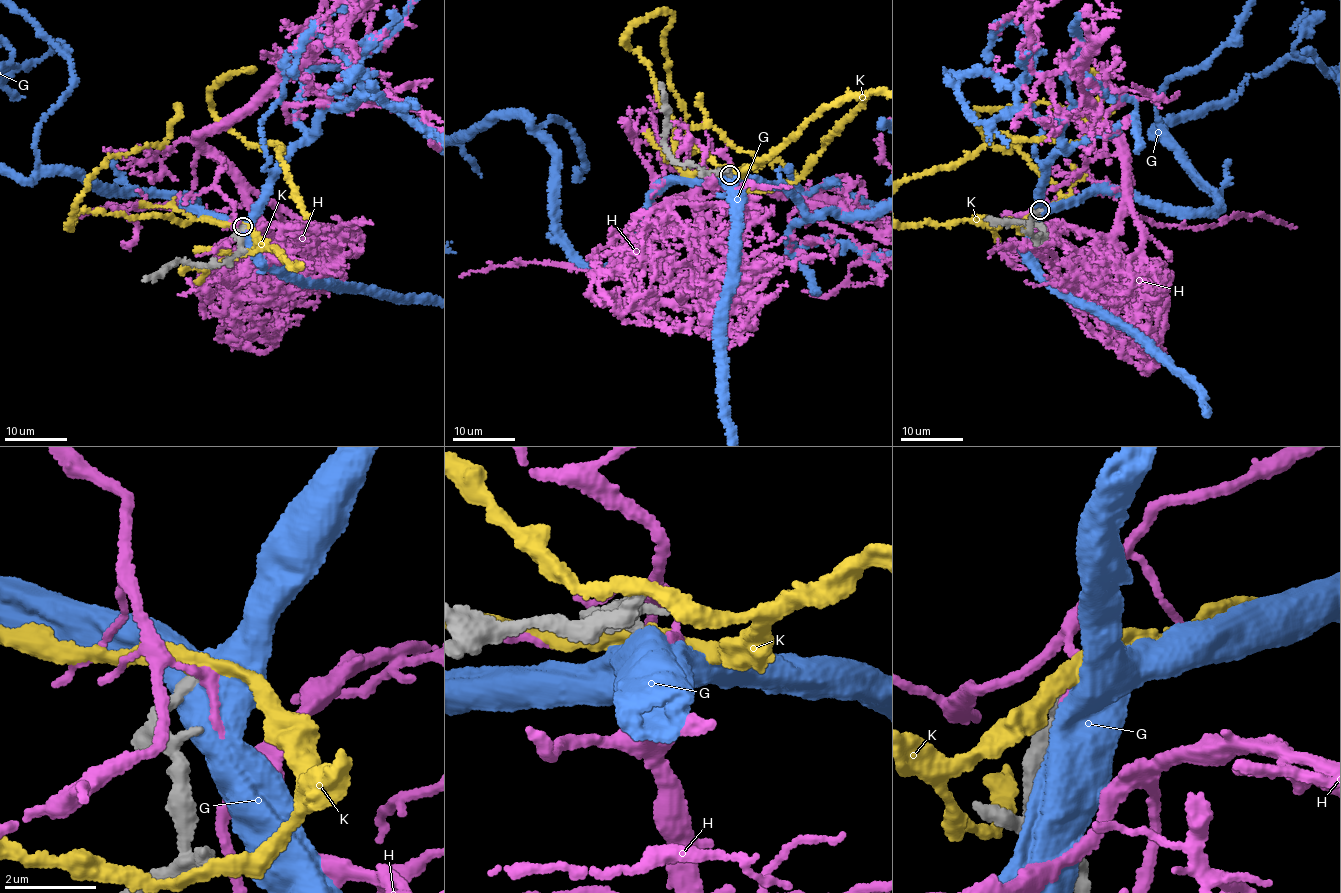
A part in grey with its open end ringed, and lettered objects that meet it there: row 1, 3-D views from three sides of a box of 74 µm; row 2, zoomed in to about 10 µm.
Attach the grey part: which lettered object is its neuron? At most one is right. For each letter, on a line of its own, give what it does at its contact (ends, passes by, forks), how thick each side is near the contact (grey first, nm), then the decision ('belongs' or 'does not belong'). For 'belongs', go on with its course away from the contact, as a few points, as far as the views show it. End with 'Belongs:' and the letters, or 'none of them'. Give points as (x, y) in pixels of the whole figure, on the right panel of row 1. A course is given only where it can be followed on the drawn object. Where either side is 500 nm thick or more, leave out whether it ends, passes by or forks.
G: calibres 320 and 850 nm; does not belong
H: it passes by; calibres 240 and 200 nm; does not belong
K: it passes by; calibres 280 and 300 nm; does not belong
Belongs: none of them

